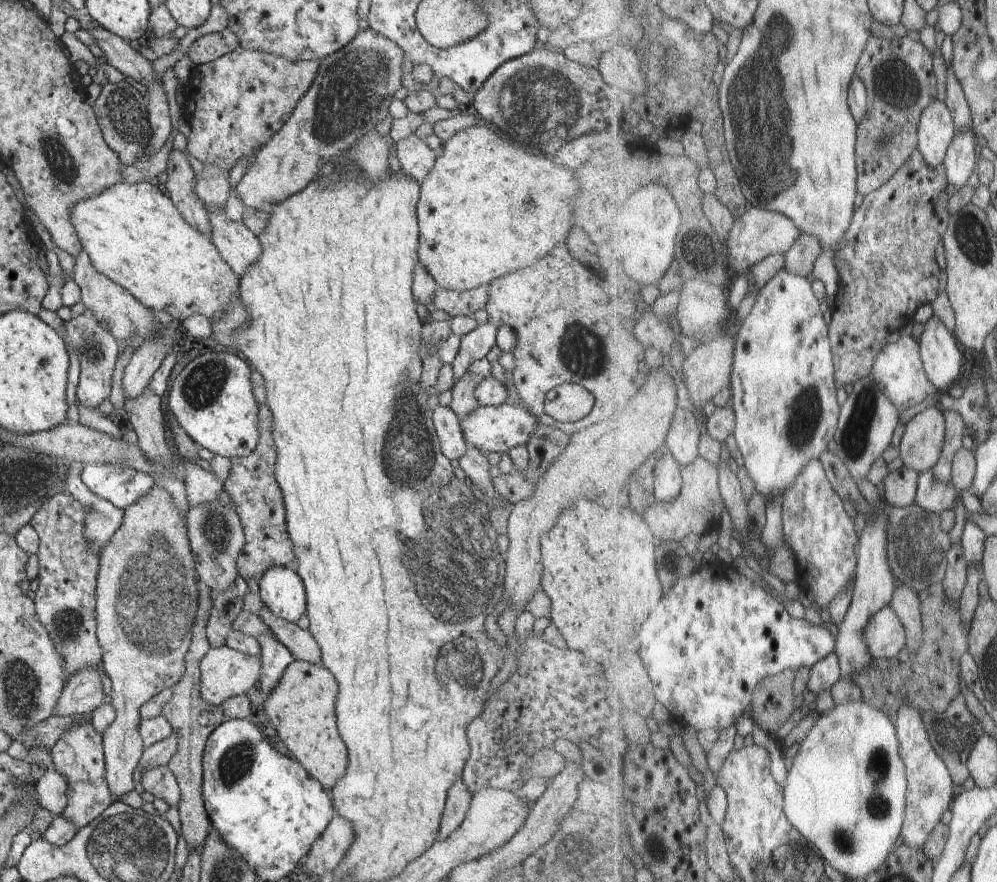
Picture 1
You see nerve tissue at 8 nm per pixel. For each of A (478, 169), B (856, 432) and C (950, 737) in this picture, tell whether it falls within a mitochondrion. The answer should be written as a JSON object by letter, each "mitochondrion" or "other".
{"A":"other","B":"mitochondrion","C":"mitochondrion"}

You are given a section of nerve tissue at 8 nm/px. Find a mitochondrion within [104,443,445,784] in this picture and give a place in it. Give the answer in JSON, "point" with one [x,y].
{"point":[152,597]}

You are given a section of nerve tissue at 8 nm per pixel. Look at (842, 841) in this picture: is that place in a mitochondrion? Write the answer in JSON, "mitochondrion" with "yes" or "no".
{"mitochondrion":"yes"}

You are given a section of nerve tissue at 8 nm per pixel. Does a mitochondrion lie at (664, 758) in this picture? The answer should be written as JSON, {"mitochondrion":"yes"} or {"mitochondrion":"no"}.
{"mitochondrion":"no"}

